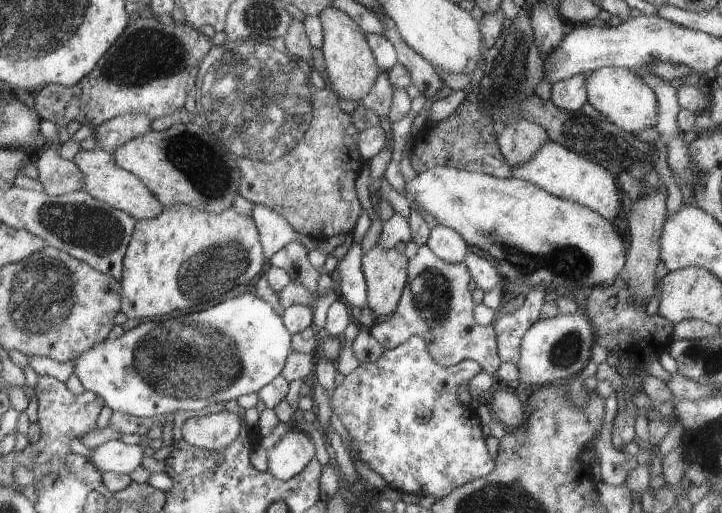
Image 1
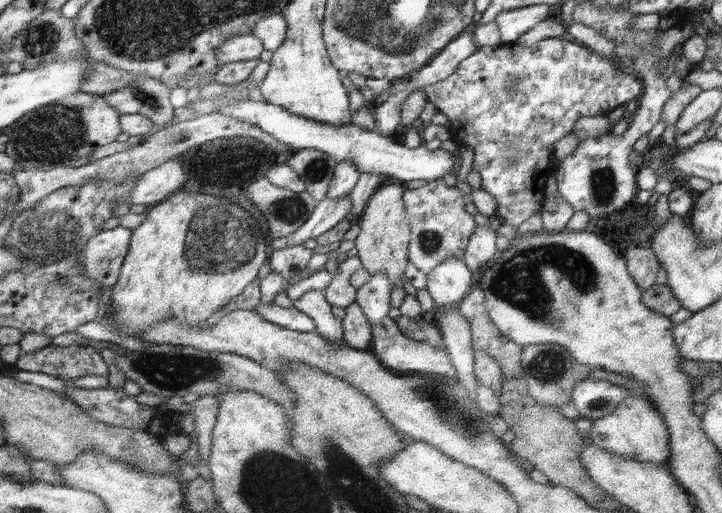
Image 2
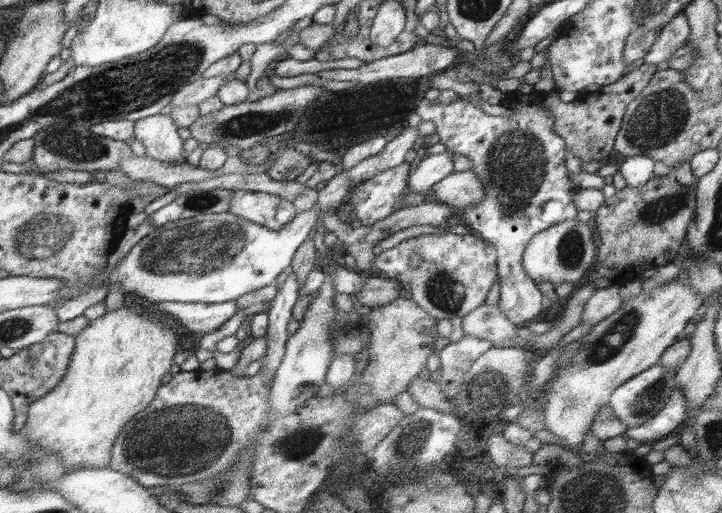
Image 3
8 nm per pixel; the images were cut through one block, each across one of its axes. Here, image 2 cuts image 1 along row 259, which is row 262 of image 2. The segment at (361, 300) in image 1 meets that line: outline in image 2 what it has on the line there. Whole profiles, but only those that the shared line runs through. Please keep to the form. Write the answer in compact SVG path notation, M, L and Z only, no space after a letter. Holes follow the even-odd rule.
M352 257L338 264L338 273L333 276L330 282L323 291L328 304L335 311L341 313L347 306L354 303L357 297L358 290L350 285L349 279L358 269L362 267L361 261L357 257Z

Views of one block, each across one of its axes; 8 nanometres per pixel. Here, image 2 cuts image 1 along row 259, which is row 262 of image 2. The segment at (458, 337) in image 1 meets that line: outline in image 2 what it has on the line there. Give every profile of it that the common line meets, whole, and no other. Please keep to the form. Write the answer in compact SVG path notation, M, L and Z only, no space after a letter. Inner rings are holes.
M442 179L405 193L405 206L412 229L411 262L426 275L450 256L463 260L468 241L476 232L476 222L472 214L466 212L466 202L468 200L460 188L446 186Z

